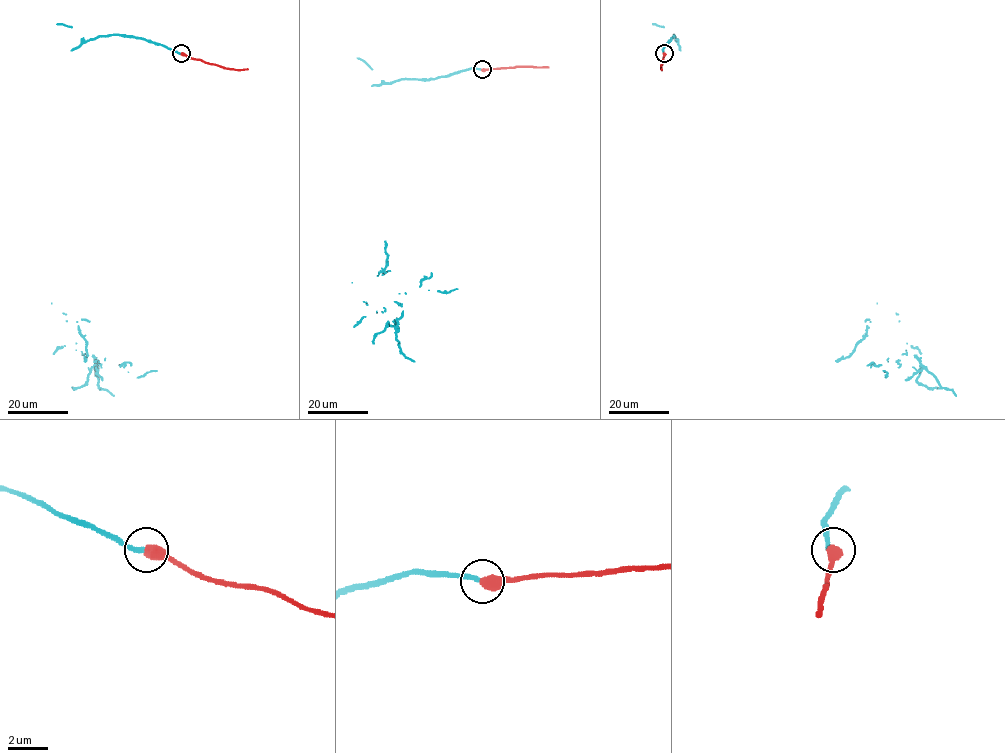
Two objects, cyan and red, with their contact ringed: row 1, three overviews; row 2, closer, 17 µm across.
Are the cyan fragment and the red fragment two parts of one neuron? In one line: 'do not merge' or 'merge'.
merge

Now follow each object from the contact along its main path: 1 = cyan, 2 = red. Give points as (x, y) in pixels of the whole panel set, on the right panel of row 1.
1: (664, 54), (664, 46), (673, 35), (680, 51), (877, 303), (663, 27), (652, 23)
2: (664, 54), (662, 69)

